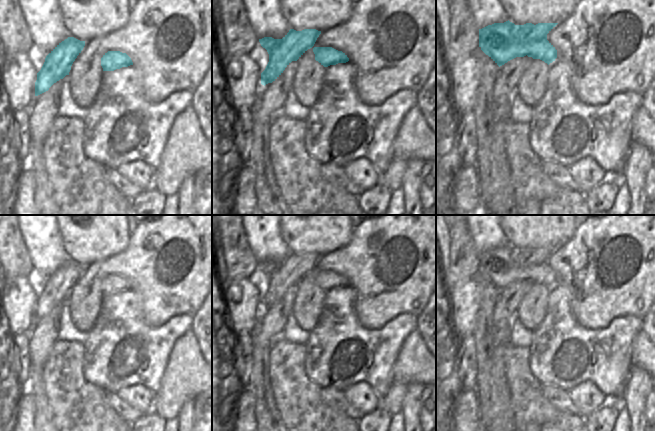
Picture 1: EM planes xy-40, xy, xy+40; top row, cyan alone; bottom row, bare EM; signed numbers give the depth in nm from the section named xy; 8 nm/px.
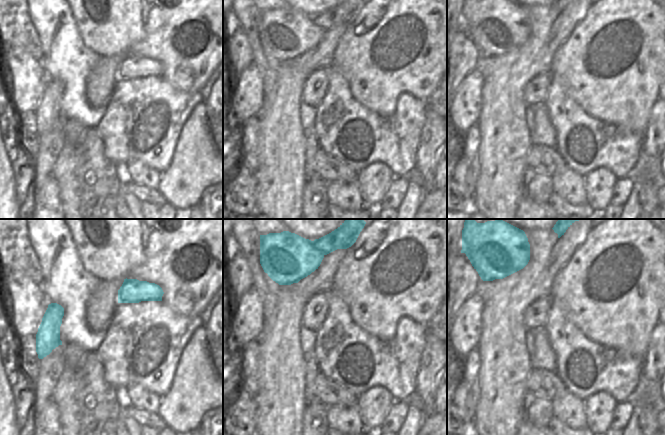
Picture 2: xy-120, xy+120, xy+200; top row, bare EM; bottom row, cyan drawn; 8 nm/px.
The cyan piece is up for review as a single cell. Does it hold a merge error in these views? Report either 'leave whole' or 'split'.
split

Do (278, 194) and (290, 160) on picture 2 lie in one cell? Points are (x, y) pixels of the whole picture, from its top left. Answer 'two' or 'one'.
one

